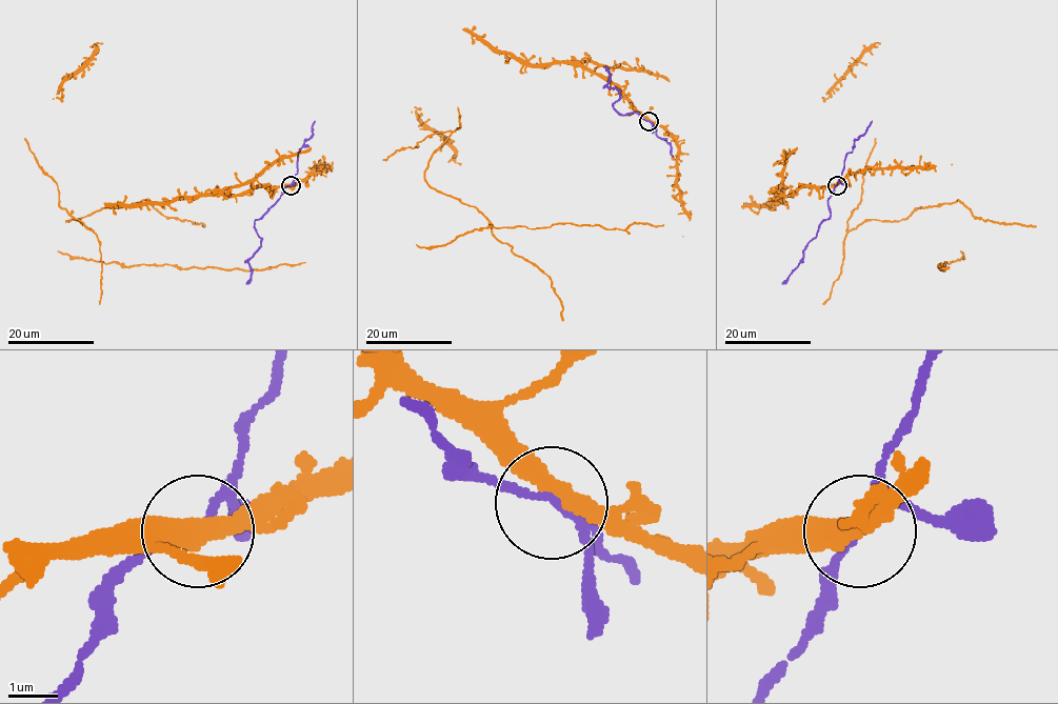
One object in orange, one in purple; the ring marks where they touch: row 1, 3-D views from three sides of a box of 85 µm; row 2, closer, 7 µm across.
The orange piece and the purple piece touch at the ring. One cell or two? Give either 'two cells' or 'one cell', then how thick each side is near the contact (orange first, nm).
one cell; calibres 400 and 140 nm

